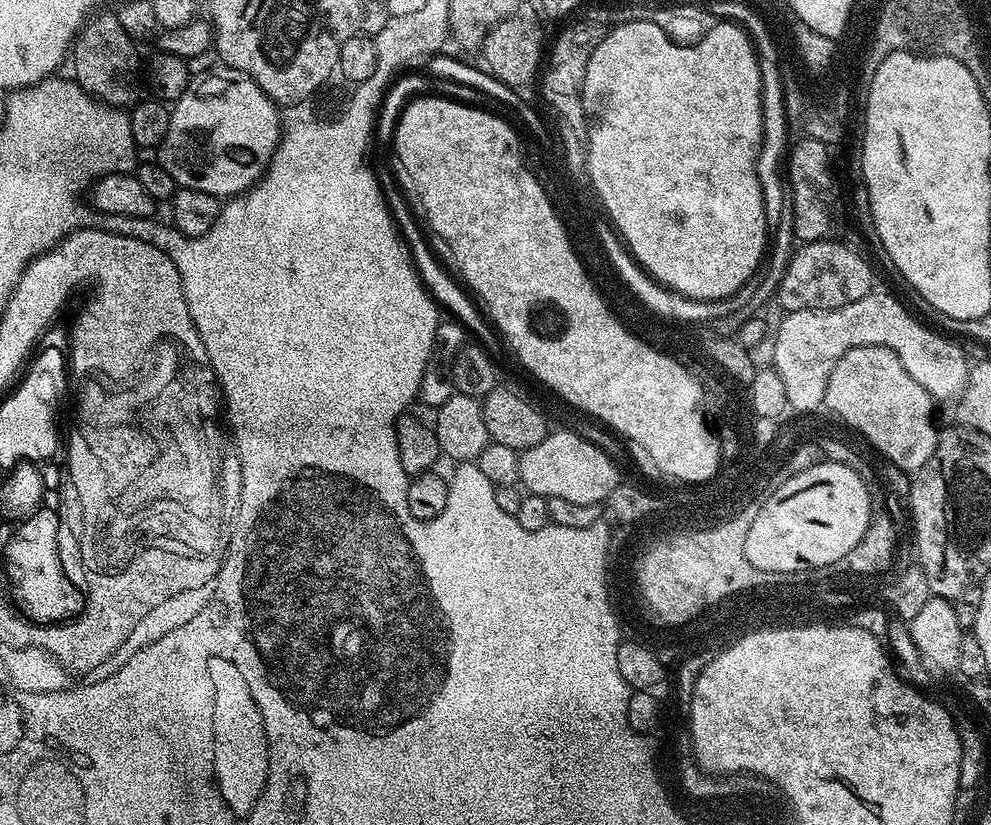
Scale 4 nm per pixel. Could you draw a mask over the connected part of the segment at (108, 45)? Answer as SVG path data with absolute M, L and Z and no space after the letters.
M104 14L93 15L80 29L74 41L74 47L70 52L70 64L72 60L72 68L76 71L74 79L81 90L93 96L97 102L106 104L110 108L128 110L142 96L142 93L140 93L140 56L136 53L138 44L130 34L126 34L126 30L122 30L115 14L100 15Z

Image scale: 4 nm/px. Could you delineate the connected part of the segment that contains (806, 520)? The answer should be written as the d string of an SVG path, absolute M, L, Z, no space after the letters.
M835 462L811 465L782 482L758 511L746 537L746 558L759 570L770 572L826 566L858 546L872 513L869 485L853 465Z

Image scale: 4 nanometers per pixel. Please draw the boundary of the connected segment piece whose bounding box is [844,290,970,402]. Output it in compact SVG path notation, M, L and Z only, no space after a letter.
M873 290L867 292L858 302L844 306L846 328L850 328L850 350L858 346L882 346L888 348L906 366L910 378L918 382L931 394L933 401L955 401L964 393L968 384L970 361L956 344L951 344L944 336L923 328L894 297L888 292Z

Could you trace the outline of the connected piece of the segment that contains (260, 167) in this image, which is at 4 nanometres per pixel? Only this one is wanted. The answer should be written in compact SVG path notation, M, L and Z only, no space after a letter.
M228 68L226 74L228 76L196 74L189 79L185 91L171 105L170 130L158 149L158 163L179 187L202 190L202 194L217 198L239 196L255 186L270 166L282 135L281 109L276 101L268 97L246 74L233 68Z

